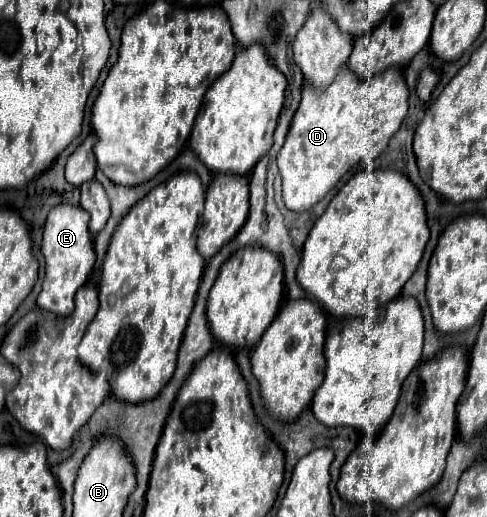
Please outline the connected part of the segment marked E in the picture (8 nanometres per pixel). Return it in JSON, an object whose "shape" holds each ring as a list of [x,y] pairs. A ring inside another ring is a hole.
{"shape":[[[57,205],[49,211],[45,227],[43,227],[43,243],[41,251],[45,255],[45,281],[43,289],[37,297],[37,305],[45,311],[51,311],[55,315],[69,315],[75,307],[73,297],[79,287],[87,283],[87,277],[95,263],[95,249],[93,249],[93,237],[89,235],[89,215],[81,211],[81,207],[75,205]]]}

